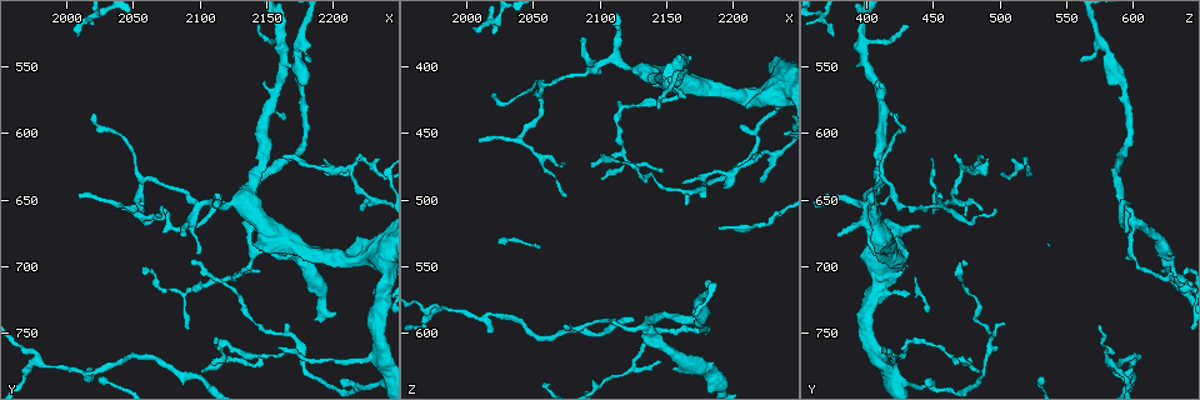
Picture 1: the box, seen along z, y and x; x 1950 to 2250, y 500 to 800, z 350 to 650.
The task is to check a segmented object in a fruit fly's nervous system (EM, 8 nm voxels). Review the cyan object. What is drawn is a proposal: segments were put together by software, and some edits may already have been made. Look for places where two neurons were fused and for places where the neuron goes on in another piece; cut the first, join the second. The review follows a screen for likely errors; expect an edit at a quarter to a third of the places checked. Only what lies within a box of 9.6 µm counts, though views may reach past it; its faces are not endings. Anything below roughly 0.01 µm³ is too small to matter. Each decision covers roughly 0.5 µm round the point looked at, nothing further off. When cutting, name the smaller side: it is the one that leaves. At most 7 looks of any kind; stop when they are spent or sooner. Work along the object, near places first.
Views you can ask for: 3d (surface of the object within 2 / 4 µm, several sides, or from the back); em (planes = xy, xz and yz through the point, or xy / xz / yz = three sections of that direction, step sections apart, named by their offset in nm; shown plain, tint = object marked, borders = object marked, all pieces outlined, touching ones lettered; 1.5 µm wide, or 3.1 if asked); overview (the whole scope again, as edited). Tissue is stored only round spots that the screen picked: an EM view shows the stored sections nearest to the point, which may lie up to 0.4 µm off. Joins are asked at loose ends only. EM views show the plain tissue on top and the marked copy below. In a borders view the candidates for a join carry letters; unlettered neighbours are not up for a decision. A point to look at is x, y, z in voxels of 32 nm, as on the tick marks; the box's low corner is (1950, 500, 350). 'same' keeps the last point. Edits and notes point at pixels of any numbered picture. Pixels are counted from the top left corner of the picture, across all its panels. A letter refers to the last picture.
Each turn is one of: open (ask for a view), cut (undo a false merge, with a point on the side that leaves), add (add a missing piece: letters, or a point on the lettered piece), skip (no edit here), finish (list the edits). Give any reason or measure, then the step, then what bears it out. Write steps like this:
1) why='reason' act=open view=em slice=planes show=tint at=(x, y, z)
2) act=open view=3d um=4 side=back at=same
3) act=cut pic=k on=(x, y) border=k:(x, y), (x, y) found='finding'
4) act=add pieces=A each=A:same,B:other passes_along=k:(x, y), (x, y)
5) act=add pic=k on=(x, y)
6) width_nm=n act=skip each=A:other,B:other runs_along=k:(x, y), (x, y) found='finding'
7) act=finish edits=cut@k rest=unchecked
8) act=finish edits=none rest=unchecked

why='an open end' act=open view=em slice=planes show=borders at=(2184, 548, 562)

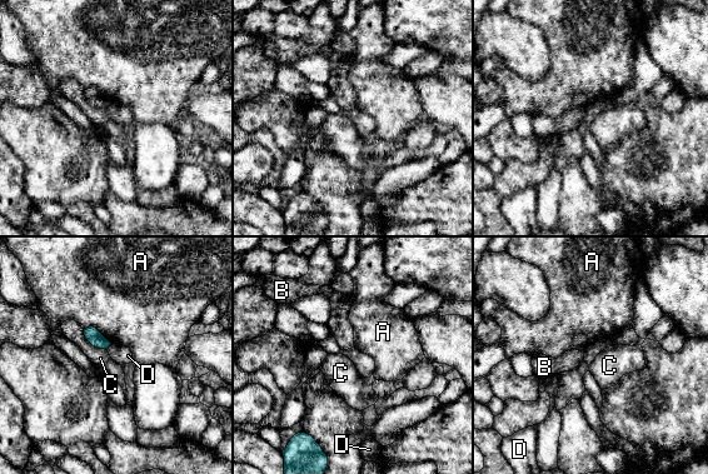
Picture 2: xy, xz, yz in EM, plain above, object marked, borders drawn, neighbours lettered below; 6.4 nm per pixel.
width_nm=100 longest_contact=C:220nm act=skip each=A:other,B:other,C:other,D:other found='none of them fits'

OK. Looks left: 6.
act=open view=3d um=2 at=(2144, 522, 430)

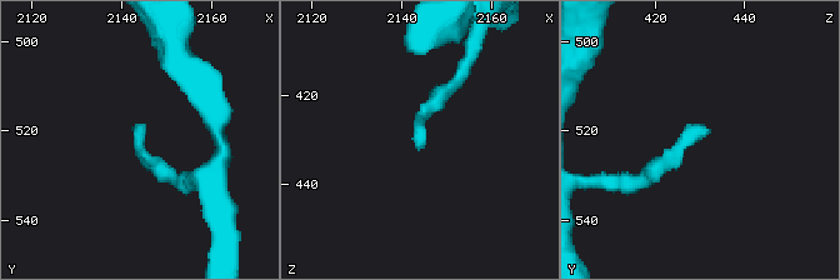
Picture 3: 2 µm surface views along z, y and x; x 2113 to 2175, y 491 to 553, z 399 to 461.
act=open view=em slice=planes show=borders at=(2145, 520, 432)

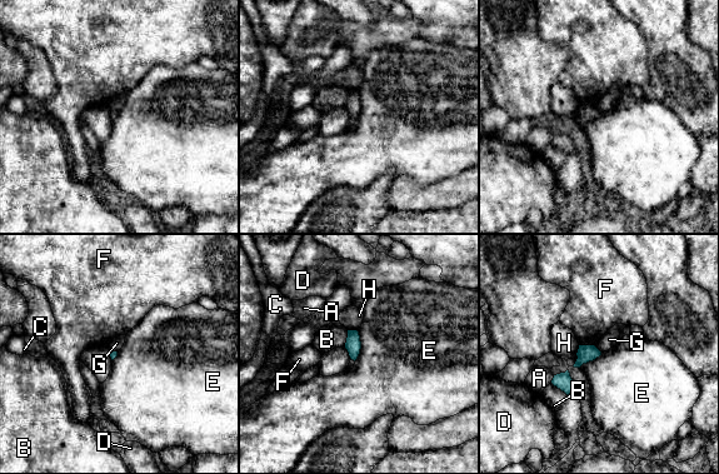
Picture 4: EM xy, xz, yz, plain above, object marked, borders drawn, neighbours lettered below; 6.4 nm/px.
act=skip each=A:other,B:other,C:other,D:other,E:other,F:other,G:other,H:other border=4:(358, 330), (360, 349), (354, 360) found='none of them fits'

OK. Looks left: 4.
why='branch stops here' act=open view=em slice=planes show=borders at=(2010, 648, 456)

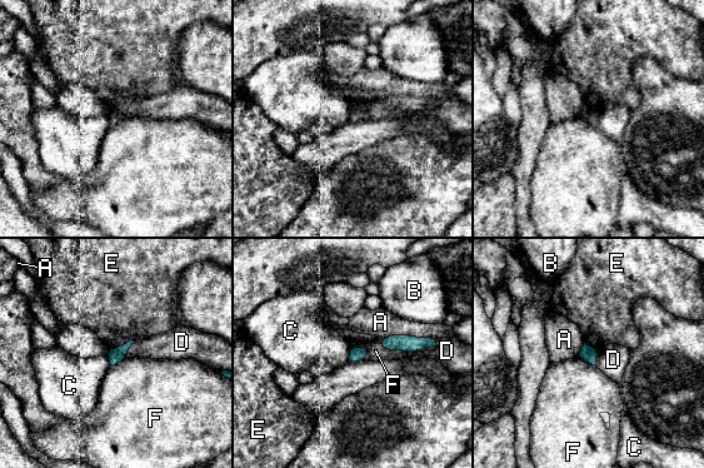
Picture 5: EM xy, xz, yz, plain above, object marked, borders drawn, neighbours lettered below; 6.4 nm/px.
width_nm=90 act=skip each=A:other,B:other,C:other,D:other,E:other,F:other found='no lettered piece goes on from it'

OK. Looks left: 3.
act=finish edits=none rest=unchecked

